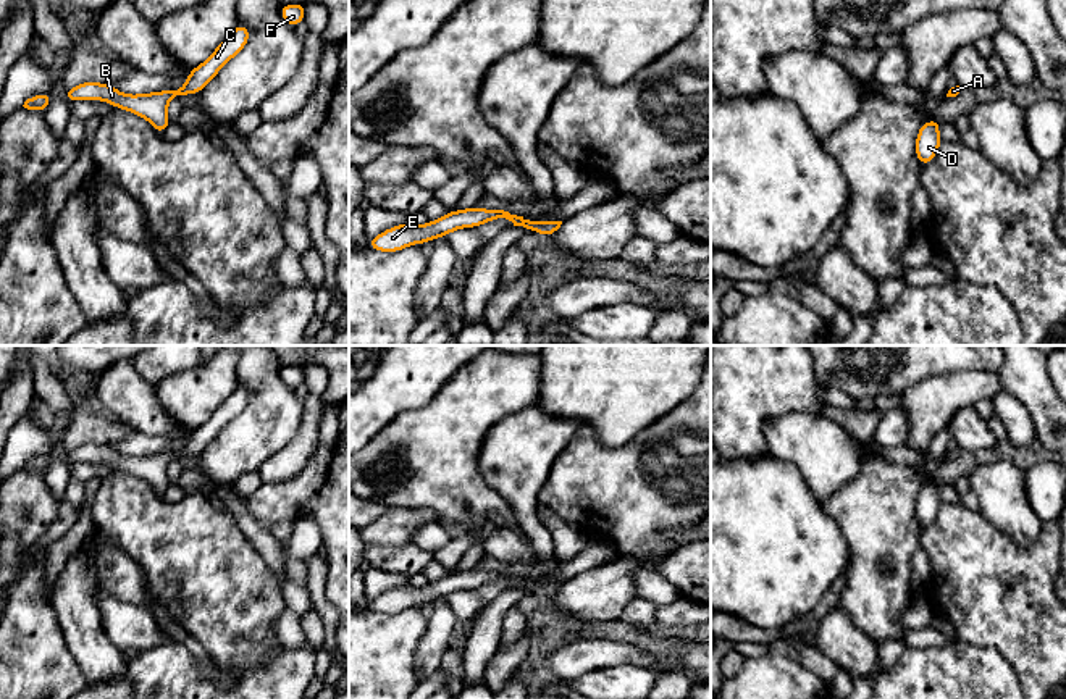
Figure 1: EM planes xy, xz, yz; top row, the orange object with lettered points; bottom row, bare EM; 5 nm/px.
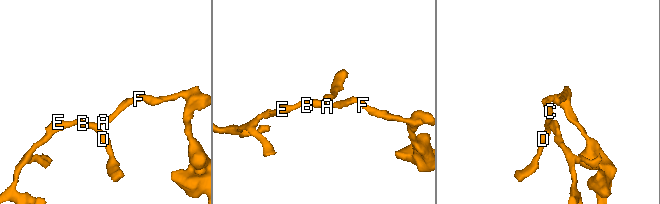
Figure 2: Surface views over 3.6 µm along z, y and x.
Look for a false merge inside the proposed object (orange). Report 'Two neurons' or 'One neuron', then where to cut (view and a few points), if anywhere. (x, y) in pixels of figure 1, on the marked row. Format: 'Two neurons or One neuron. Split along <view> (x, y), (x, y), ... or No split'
One neuron. No split

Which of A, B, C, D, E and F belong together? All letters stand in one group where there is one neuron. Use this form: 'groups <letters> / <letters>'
groups A B C D E F

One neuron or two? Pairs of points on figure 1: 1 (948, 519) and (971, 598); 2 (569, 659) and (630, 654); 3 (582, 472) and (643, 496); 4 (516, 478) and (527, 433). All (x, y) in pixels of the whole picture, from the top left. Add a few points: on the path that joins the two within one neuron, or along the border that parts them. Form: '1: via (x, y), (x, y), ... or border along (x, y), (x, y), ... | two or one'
1: via (958, 538), (971, 559), (971, 578) | one
2: via (583, 656), (616, 654) | one
3: via (596, 486), (608, 493), (629, 494) | one
4: via (517, 467), (517, 452), (525, 444) | one

